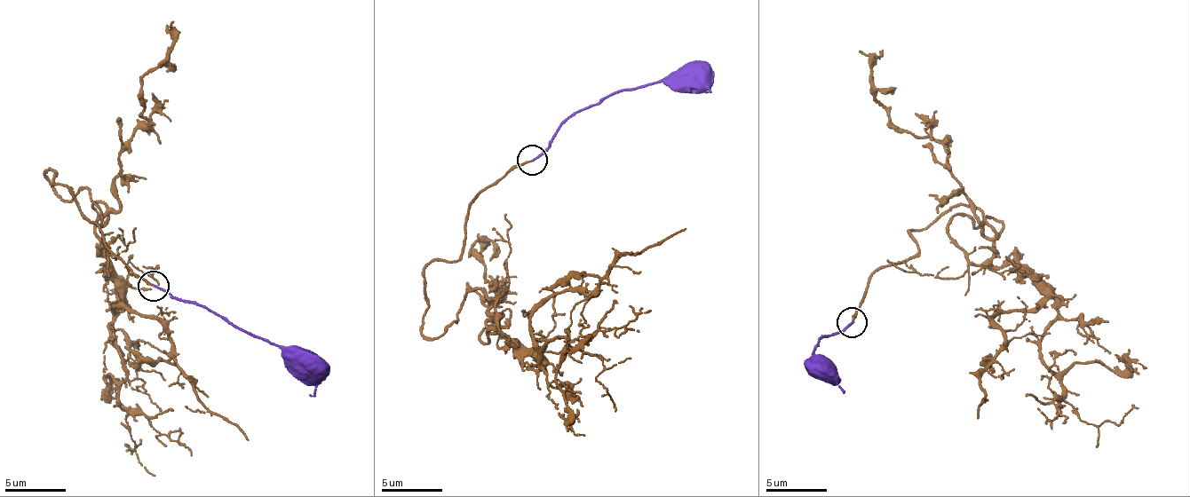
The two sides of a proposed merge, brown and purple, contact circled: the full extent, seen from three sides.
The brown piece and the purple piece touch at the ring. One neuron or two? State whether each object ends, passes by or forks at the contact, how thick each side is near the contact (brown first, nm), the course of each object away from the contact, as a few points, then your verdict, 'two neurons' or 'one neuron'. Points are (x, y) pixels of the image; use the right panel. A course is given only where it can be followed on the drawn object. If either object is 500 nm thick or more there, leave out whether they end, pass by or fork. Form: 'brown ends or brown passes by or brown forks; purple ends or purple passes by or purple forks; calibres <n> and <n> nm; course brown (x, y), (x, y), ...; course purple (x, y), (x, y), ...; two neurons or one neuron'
brown ends; purple ends; calibres 160 and 140 nm; course brown (851, 321), (914, 229), (972, 207), (950, 242), (1041, 301), (990, 319), (978, 420); course purple (851, 321), (841, 330), (821, 336), (812, 351), (817, 360), (822, 356), (831, 365), (829, 370); one neuron

